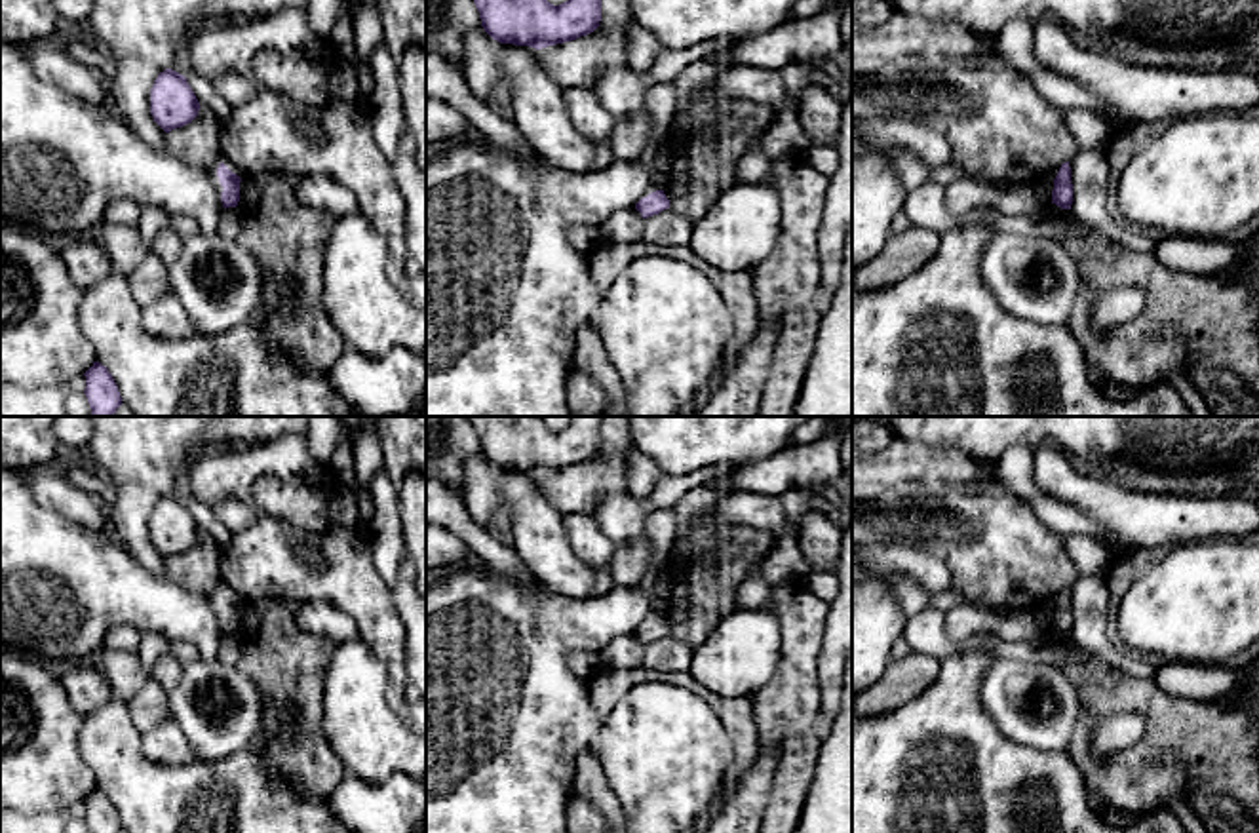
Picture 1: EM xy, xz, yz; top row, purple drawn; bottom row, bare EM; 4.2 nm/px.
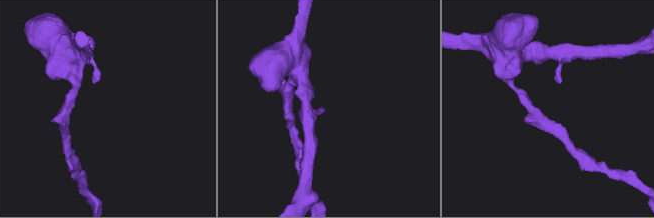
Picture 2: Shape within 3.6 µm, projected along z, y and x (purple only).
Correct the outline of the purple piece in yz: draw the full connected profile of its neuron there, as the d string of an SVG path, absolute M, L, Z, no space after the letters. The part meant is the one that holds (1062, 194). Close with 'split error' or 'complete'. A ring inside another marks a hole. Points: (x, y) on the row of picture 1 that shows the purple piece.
M1069 162L1061 164L1061 167L1054 179L1052 203L1056 203L1061 209L1071 209L1073 184L1071 184Z; complete

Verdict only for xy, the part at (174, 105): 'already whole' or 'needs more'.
already whole

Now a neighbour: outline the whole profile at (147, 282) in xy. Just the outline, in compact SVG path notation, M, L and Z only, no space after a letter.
M152 251L126 276L126 280L141 310L169 291L167 266Z

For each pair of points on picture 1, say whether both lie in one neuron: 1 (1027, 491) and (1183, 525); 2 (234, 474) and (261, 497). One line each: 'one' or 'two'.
1: two
2: two

